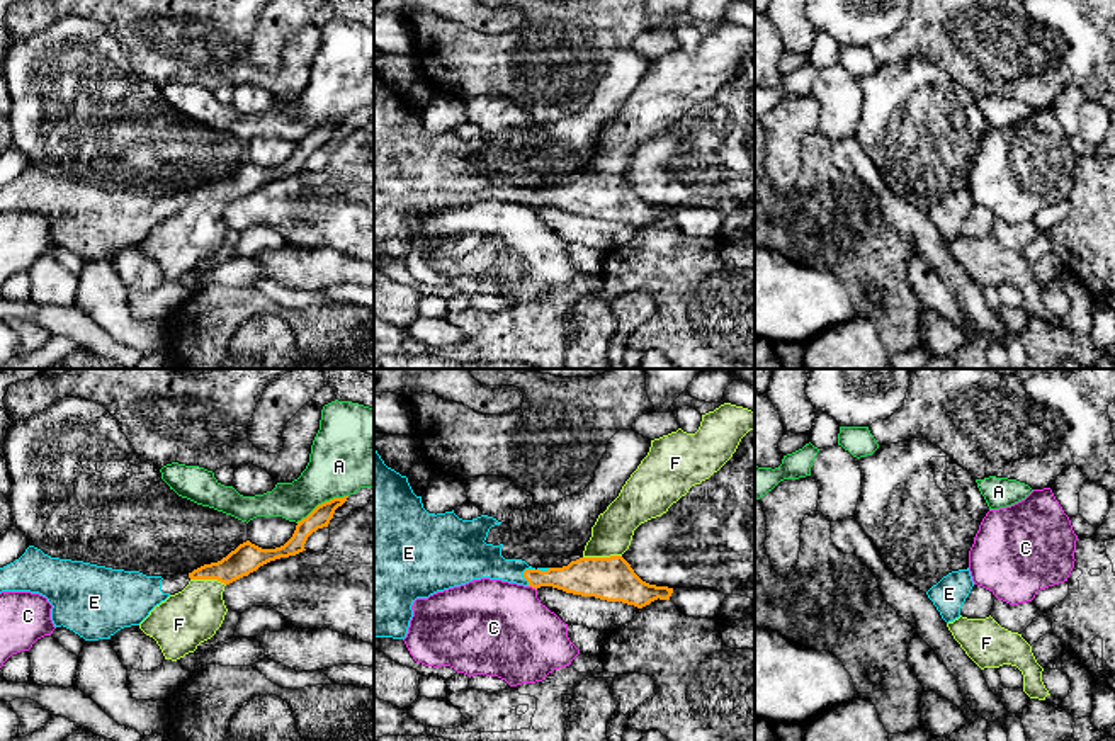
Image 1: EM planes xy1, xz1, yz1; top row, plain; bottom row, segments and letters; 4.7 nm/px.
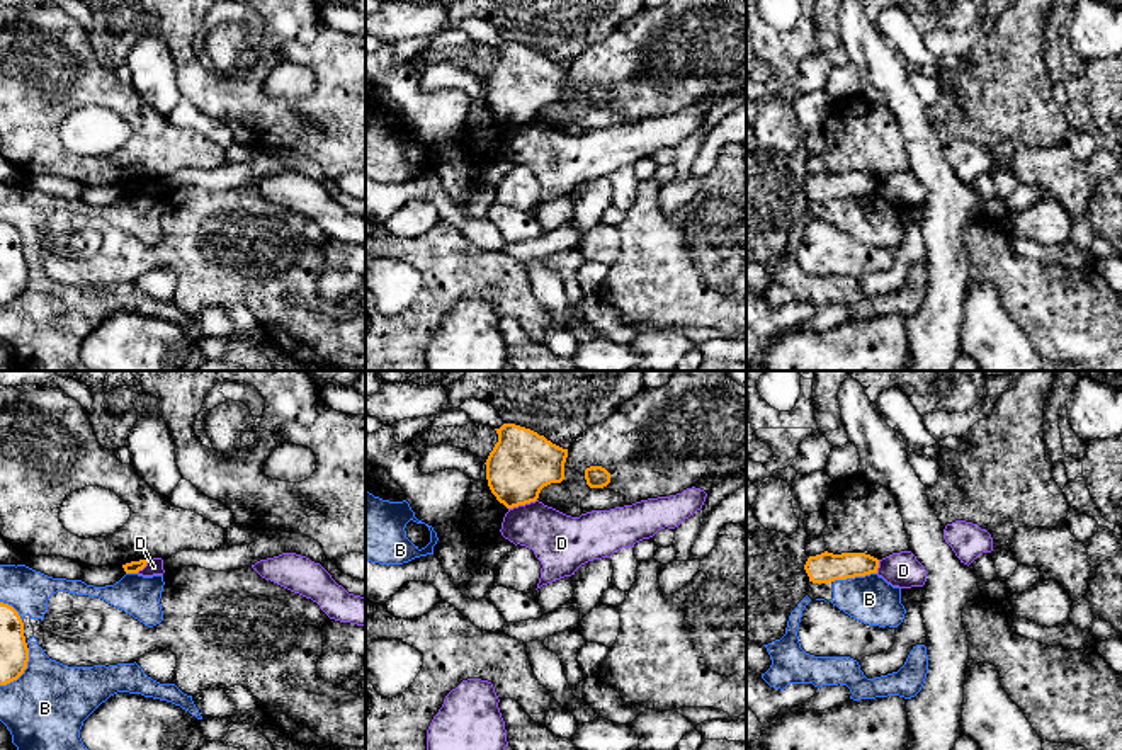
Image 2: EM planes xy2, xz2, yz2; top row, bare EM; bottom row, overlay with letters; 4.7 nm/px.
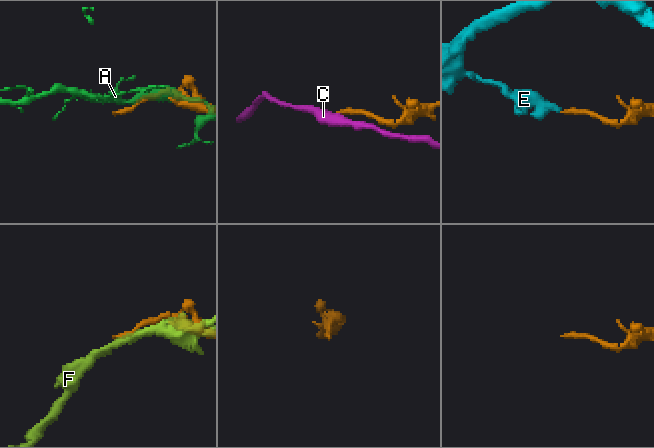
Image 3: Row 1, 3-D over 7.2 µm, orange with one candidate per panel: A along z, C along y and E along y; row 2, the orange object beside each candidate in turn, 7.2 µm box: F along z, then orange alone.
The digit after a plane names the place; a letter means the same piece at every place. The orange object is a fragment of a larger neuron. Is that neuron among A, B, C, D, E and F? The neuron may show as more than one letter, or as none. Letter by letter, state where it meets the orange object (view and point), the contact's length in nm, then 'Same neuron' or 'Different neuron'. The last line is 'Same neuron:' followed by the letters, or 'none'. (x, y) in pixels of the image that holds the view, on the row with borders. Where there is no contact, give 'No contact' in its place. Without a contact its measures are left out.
A: Touches orange at xy1 (322, 503). Shared border 280 nm. Different neuron
B: Touches orange at xy2 (22, 672). Shared border 240 nm. Different neuron
C: Touches orange at xz1 (532, 587). Shared border 50 nm. Different neuron
D: Touches orange at xz2 (522, 504). Shared border 140 nm. Different neuron
E: Touches orange at xz1 (524, 573). Shared border 90 nm. Same neuron
F: Touches orange at xz1 (602, 558). Shared border 180 nm. Different neuron
Same neuron: E

